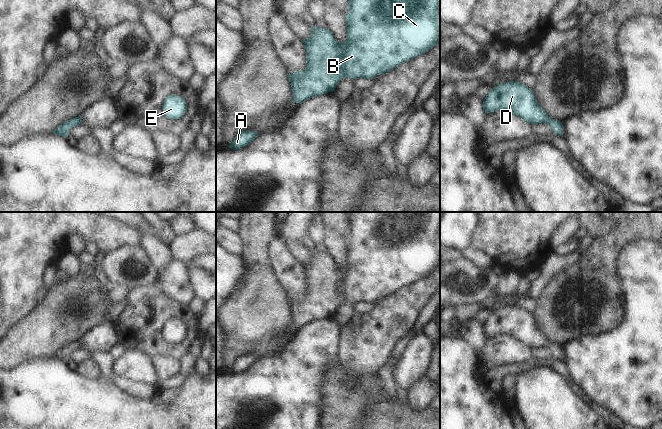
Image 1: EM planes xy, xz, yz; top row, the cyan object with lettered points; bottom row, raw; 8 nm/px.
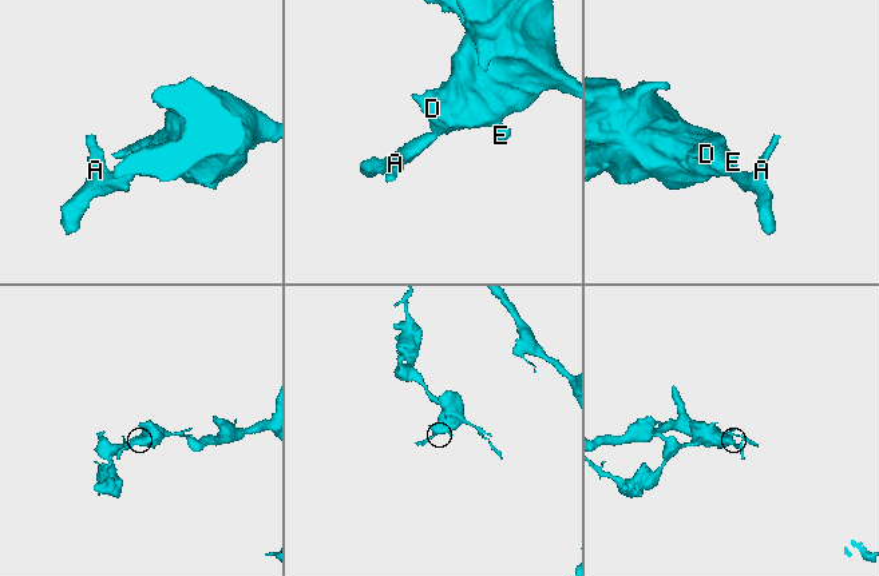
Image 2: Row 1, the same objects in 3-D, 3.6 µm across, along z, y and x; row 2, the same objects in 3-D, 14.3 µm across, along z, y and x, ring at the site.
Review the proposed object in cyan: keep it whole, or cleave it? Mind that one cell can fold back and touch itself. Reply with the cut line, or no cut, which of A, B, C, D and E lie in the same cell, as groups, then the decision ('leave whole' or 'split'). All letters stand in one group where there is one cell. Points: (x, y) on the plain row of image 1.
no cut | A B C D E | leave whole

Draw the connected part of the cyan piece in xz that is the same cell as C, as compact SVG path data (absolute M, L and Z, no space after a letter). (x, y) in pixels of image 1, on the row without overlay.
M348 212L349 236L346 237L347 261L340 267L328 252L312 250L311 260L302 263L306 273L307 289L304 294L289 298L293 324L300 328L314 320L333 316L339 305L348 301L372 303L386 298L398 289L428 276L440 265L438 231L440 212Z

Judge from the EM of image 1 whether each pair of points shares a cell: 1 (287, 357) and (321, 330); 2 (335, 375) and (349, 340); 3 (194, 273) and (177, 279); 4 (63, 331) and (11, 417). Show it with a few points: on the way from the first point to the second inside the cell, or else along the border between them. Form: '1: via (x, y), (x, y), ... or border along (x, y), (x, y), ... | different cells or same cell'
1: via (295, 356), (313, 338) | same cell
2: border along (338, 356), (350, 370), (360, 374) | different cells
3: border along (186, 265), (189, 271), (190, 284), (196, 296) | different cells
4: border along (51, 357), (33, 358), (24, 363) | different cells

